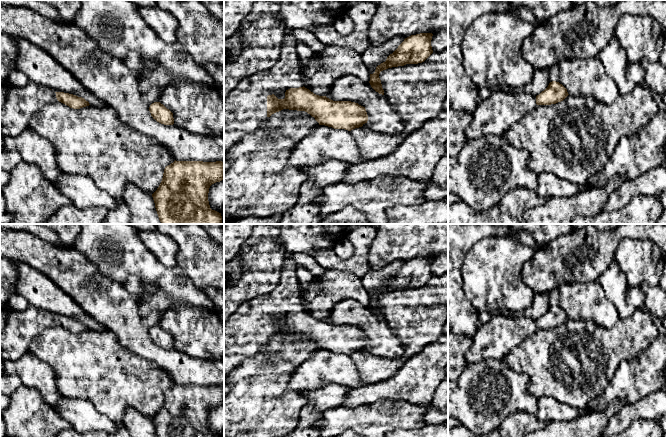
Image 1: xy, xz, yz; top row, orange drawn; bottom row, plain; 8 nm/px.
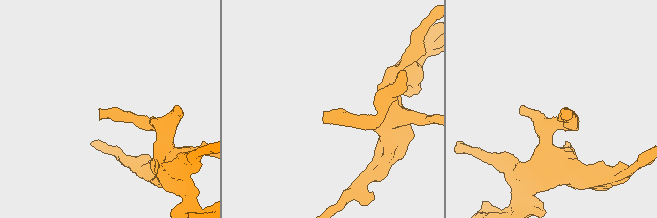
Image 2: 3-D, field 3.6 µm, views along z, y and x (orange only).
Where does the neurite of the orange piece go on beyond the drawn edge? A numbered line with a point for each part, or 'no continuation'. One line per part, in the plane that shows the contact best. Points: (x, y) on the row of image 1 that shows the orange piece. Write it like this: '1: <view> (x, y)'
1: xz (245, 107)

